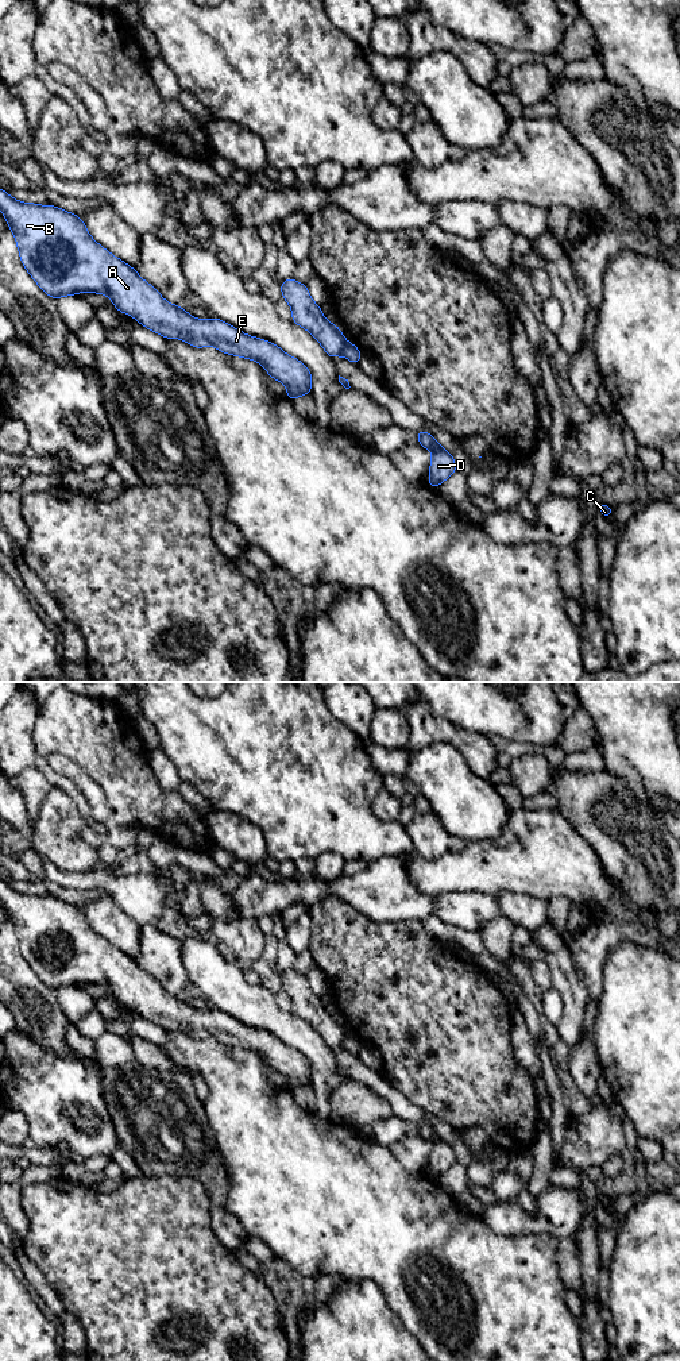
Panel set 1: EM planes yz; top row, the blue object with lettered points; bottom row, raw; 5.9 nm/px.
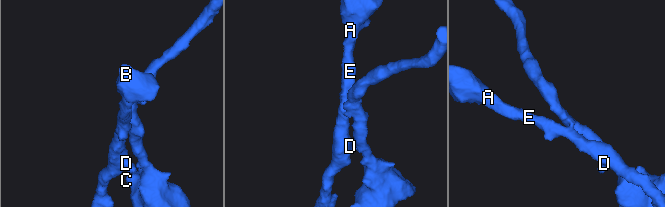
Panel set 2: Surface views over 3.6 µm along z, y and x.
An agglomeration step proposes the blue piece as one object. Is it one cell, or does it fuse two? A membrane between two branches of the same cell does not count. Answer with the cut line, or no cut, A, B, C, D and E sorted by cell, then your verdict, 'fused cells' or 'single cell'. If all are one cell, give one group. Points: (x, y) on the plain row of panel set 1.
cut yz (347, 1033), (342, 1047); groups A B D E / C; fused cells

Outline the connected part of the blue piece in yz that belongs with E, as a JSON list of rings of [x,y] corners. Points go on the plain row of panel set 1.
[[[0,880],[0,902],[15,928],[24,960],[53,991],[78,984],[105,986],[119,1003],[132,1007],[165,1030],[181,1030],[196,1040],[212,1037],[227,1046],[258,1053],[271,1071],[286,1077],[286,1088],[291,1092],[312,1084],[312,1064],[301,1052],[287,1046],[273,1033],[250,1028],[217,1009],[197,1010],[179,996],[170,995],[132,957],[98,936],[77,906],[55,897],[18,892],[4,880]]]

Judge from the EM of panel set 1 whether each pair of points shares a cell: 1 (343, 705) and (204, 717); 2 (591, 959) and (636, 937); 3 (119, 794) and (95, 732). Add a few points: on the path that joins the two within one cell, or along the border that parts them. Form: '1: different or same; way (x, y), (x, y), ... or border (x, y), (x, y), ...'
1: different; border (323, 696), (328, 710), (348, 729)
2: same; way (602, 948), (614, 936), (625, 936)
3: same; way (119, 779), (119, 763), (108, 747)

